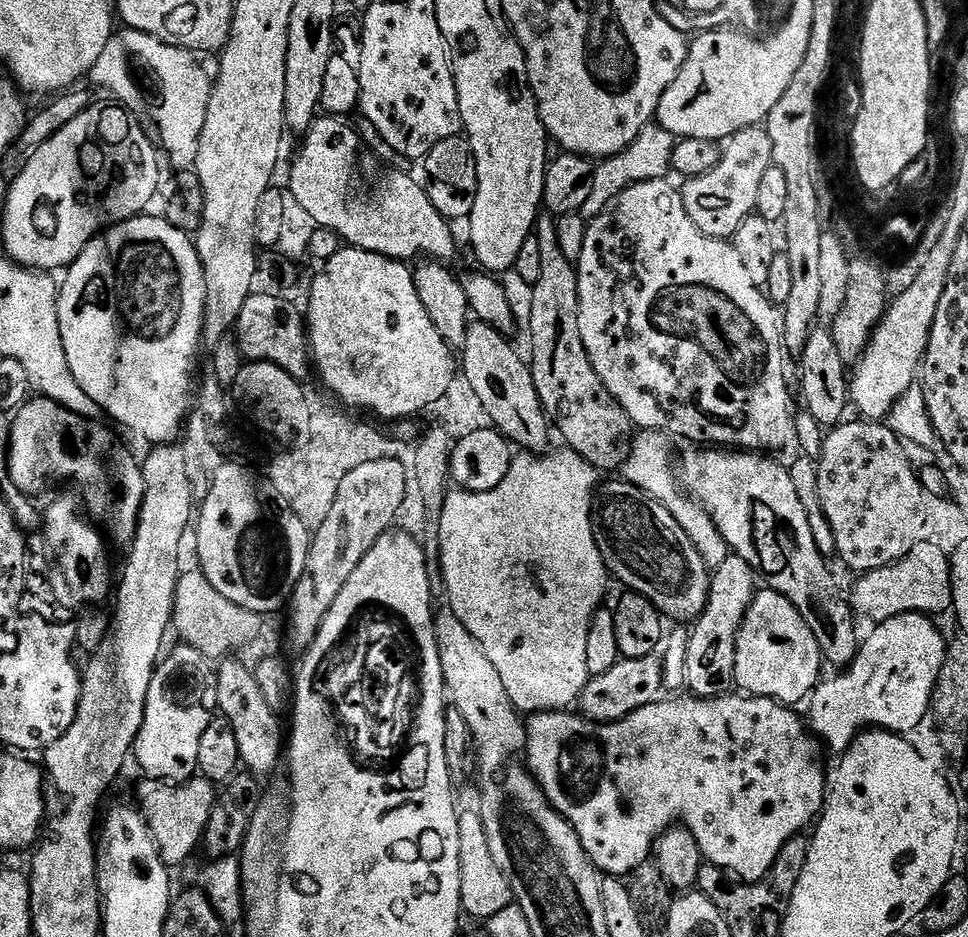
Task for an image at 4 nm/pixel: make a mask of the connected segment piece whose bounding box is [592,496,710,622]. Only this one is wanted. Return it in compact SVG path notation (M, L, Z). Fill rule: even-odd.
M608 496L605 500L597 499L592 505L592 539L596 541L596 548L600 552L600 559L607 571L612 572L620 580L625 580L631 590L637 597L643 597L653 605L661 617L667 618L669 616L672 620L688 620L687 622L695 621L697 616L701 616L704 612L704 607L708 605L708 585L710 583L710 574L707 569L701 568L694 571L694 569L687 564L686 558L683 554L667 539L662 529L659 528L658 522L651 514L651 510L647 503L639 504L632 496Z

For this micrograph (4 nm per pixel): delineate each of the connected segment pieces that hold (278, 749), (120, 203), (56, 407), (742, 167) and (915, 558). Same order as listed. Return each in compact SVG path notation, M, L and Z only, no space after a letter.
M232 658L225 659L219 665L220 673L216 676L216 704L220 707L219 715L232 728L238 744L239 763L244 764L249 773L267 777L272 767L282 760L282 736L276 725L277 716L262 698L253 669L243 662L235 664Z
M112 104L106 105L105 108L89 106L82 114L78 114L78 118L74 118L74 122L62 126L62 130L58 130L58 134L54 134L49 138L41 148L35 149L29 155L32 157L25 162L24 169L16 177L11 177L8 185L8 197L2 202L2 208L4 208L4 248L8 251L5 252L7 259L13 260L15 264L21 264L23 268L35 268L38 272L47 272L49 274L55 273L55 268L60 268L59 270L67 269L68 265L73 264L78 259L84 247L94 237L101 235L105 230L112 228L116 224L120 224L123 220L133 220L134 217L141 215L147 209L144 207L151 200L153 203L157 199L158 189L162 183L160 164L156 161L157 149L154 147L149 133L137 123L131 112L123 106Z
M29 399L16 409L10 420L6 453L8 480L25 494L31 493L31 488L38 487L43 480L73 480L84 491L82 504L87 515L97 525L105 524L107 535L112 535L121 546L127 546L132 543L136 518L140 515L142 472L137 465L135 468L123 464L112 445L111 434L102 425L90 421L52 400Z
M757 126L736 132L723 141L719 151L717 164L708 173L685 179L684 189L679 189L678 195L690 222L694 222L701 234L724 240L731 238L743 220L757 211L756 199L762 176L773 165L767 127Z
M921 544L889 568L879 568L861 575L857 580L860 581L852 588L850 608L853 613L858 612L871 622L883 622L909 614L947 613L952 606L950 560L933 545Z

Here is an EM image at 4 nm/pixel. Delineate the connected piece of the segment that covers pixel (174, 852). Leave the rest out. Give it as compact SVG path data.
M203 778L179 786L165 786L150 779L145 779L143 783L136 788L136 796L140 799L139 815L146 825L160 863L165 869L173 870L179 864L186 863L188 855L195 848L201 847L214 801L213 785Z

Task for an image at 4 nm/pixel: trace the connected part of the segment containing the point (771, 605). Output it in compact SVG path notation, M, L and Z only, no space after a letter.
M757 591L736 634L736 648L732 654L732 680L740 687L737 689L748 696L784 702L791 692L811 693L821 679L820 664L822 665L820 643L808 629L799 610L777 592Z

